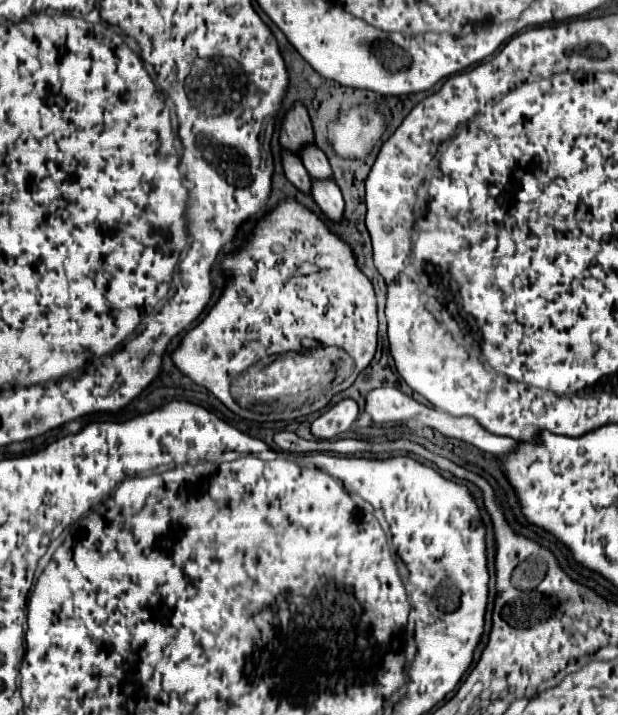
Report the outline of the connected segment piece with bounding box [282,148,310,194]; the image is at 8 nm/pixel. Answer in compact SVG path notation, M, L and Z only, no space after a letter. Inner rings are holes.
M282 148L282 166L286 178L302 192L310 192L310 176L306 174L306 168L302 166L302 160L298 158L296 152Z

